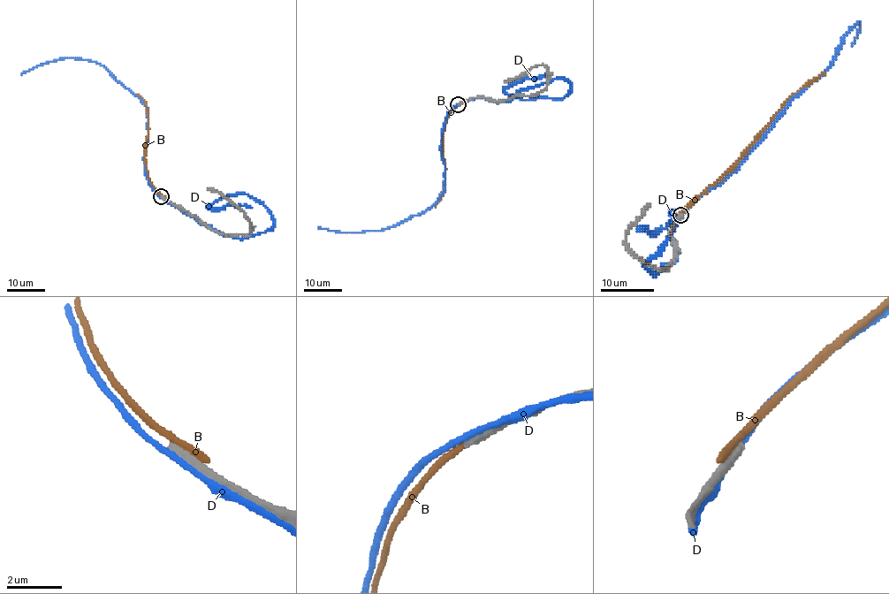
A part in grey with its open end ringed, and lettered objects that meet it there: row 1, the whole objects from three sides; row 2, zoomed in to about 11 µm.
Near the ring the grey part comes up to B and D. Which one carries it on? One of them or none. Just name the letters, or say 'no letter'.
no letter

